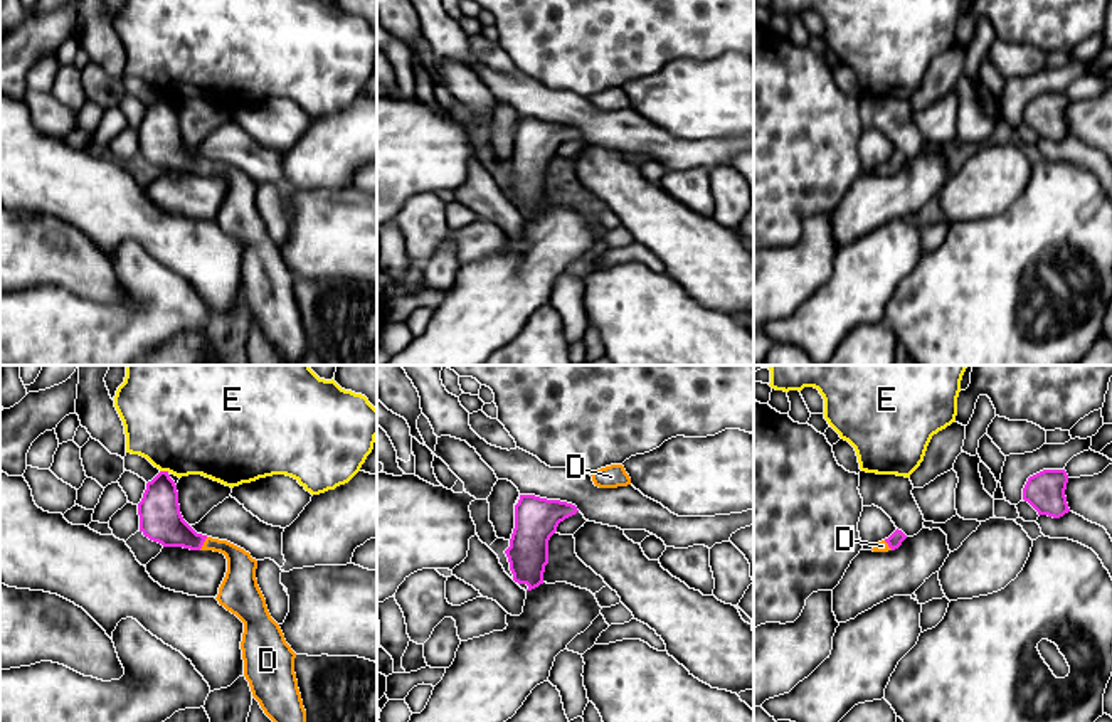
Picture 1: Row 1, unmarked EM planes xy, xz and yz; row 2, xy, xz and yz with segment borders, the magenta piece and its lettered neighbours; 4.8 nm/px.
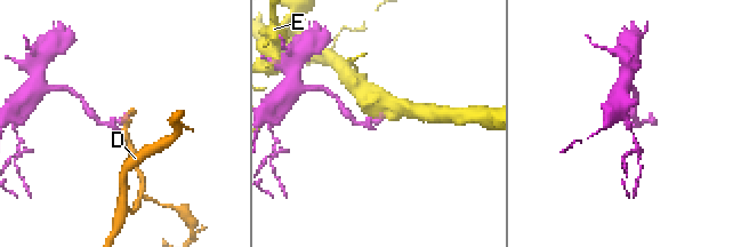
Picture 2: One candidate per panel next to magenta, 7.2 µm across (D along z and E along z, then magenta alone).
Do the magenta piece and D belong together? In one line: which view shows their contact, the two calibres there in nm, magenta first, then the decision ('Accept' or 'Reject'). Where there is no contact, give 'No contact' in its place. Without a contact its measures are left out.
Touches magenta in xy. Thickness 200 nm (magenta) against 150 nm. Accept

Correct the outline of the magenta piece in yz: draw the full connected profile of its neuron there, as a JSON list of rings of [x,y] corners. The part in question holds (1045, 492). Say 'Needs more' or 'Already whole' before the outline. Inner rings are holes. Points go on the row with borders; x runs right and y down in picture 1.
Already whole. [[[1043,470],[1028,478],[1023,488],[1023,500],[1028,502],[1038,515],[1060,518],[1070,512],[1065,490],[1068,475],[1065,470]]]

